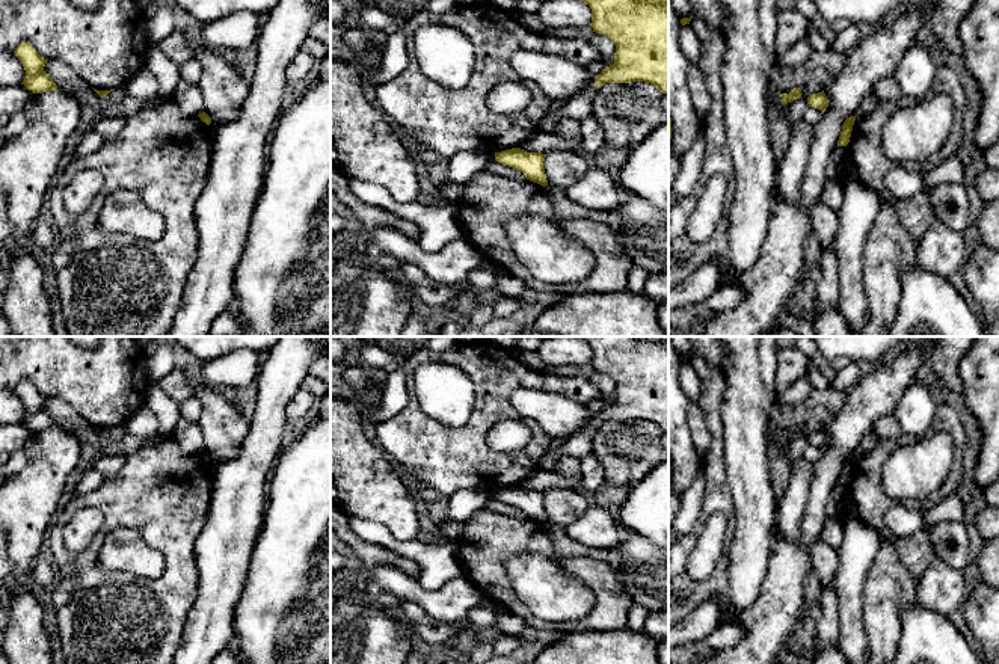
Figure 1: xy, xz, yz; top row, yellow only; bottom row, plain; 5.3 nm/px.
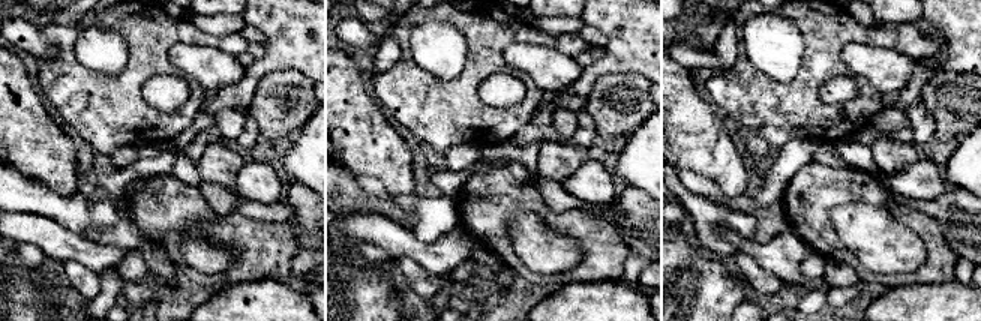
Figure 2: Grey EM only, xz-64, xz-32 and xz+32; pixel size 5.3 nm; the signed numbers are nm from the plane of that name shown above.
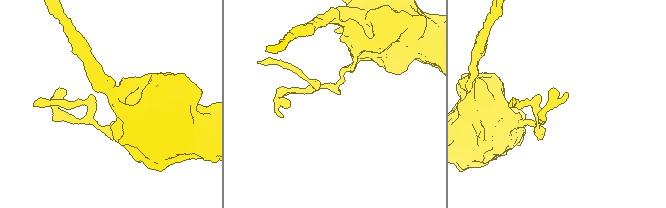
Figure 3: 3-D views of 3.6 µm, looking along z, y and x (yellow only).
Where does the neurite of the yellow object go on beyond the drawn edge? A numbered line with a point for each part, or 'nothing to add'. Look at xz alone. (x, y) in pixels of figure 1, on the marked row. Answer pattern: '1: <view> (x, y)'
nothing to add

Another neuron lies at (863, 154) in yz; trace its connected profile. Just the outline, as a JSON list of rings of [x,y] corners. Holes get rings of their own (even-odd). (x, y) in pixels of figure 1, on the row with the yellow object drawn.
[[[910,98],[880,100],[877,107],[854,121],[851,137],[845,146],[845,168],[839,181],[854,174],[865,186],[878,193],[881,205],[892,204],[904,228],[919,241],[934,223],[936,214],[927,193],[910,199],[893,198],[884,186],[886,174],[895,166],[883,152],[880,130],[898,109],[911,104]]]

